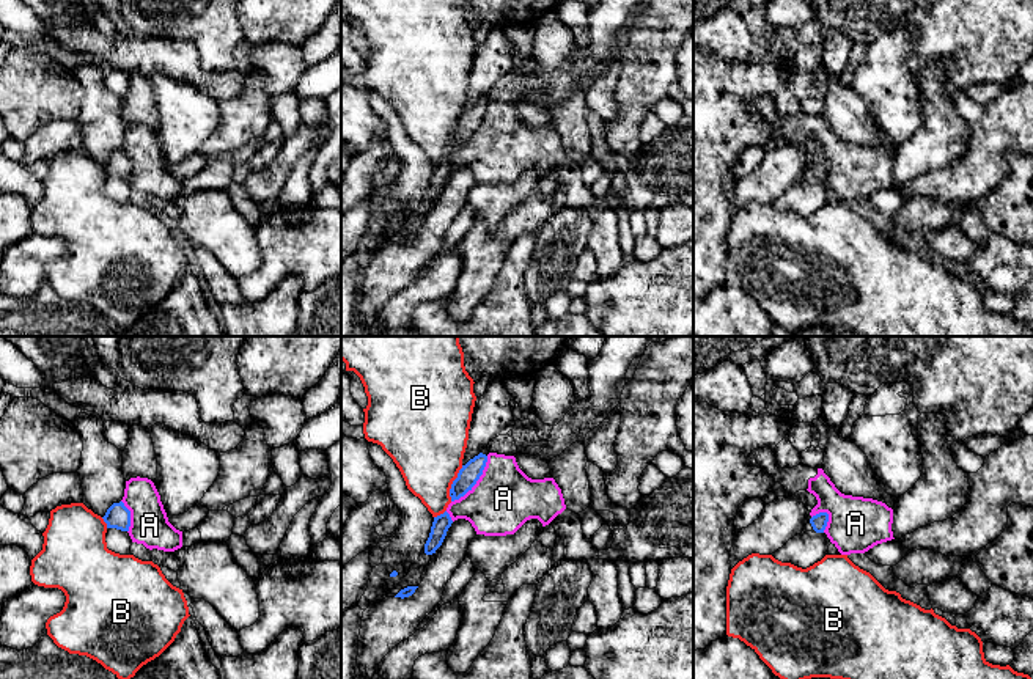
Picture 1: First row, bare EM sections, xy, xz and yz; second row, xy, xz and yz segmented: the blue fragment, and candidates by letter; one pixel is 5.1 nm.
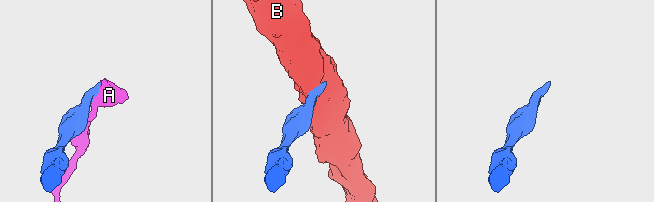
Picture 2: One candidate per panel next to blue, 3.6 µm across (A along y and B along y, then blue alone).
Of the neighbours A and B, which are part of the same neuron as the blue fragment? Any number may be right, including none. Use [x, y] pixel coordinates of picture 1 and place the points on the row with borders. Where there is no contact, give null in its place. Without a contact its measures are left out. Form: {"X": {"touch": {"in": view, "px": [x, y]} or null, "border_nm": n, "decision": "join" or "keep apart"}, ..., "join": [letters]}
{"A": {"touch": {"in": "xz", "px": [477, 480]}, "border_nm": 300, "decision": "keep apart"}, "B": {"touch": {"in": "xz", "px": [453, 483]}, "border_nm": 200, "decision": "keep apart"}, "join": []}

